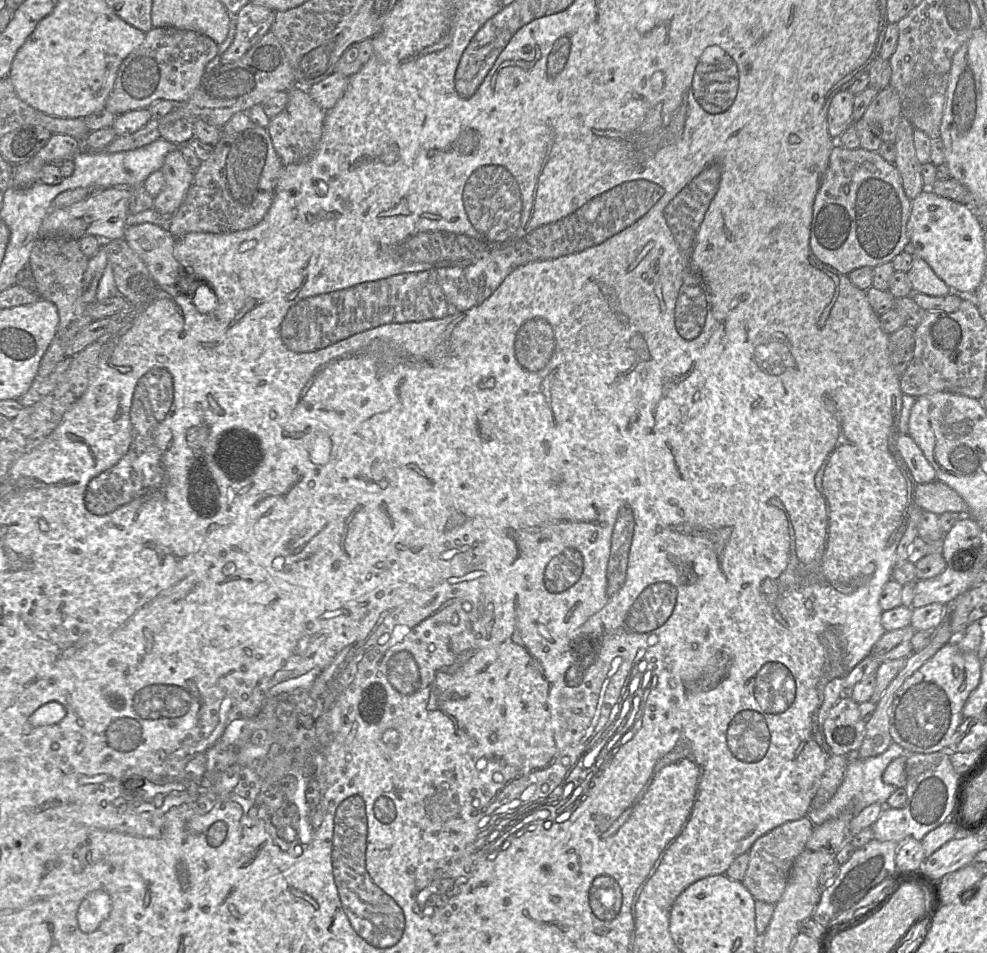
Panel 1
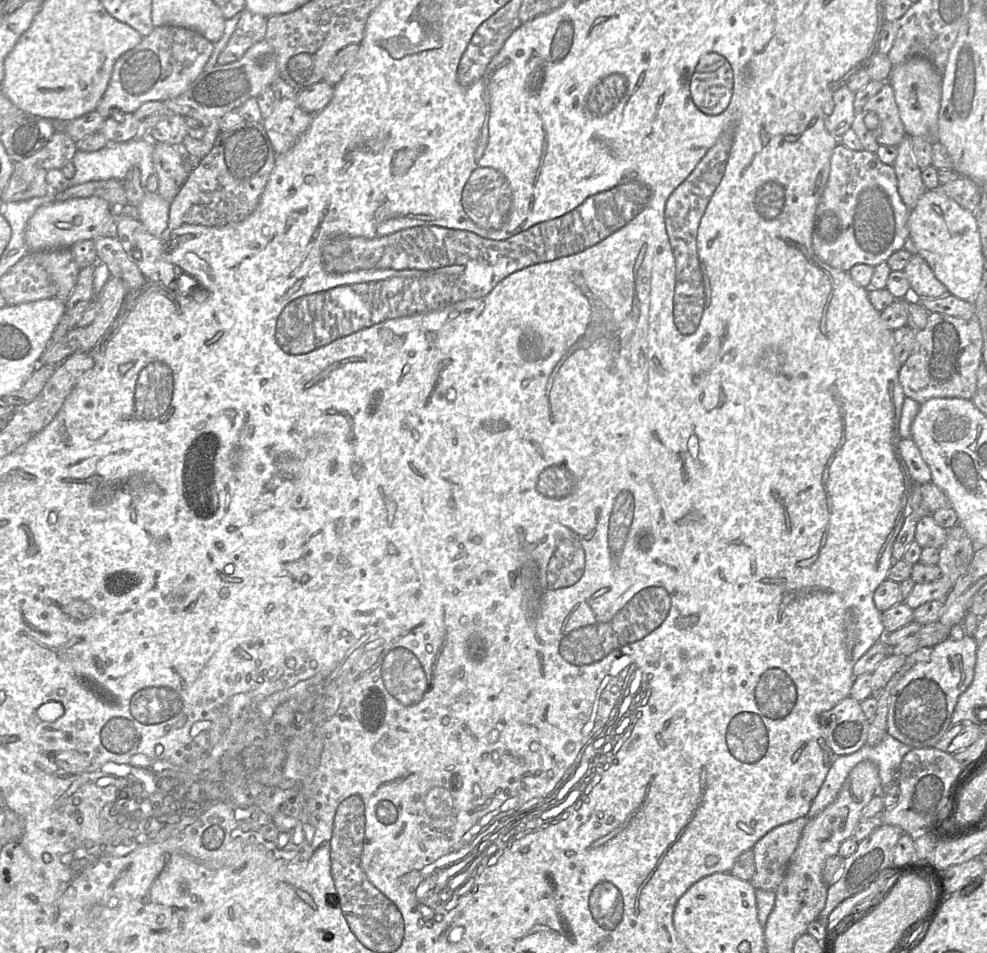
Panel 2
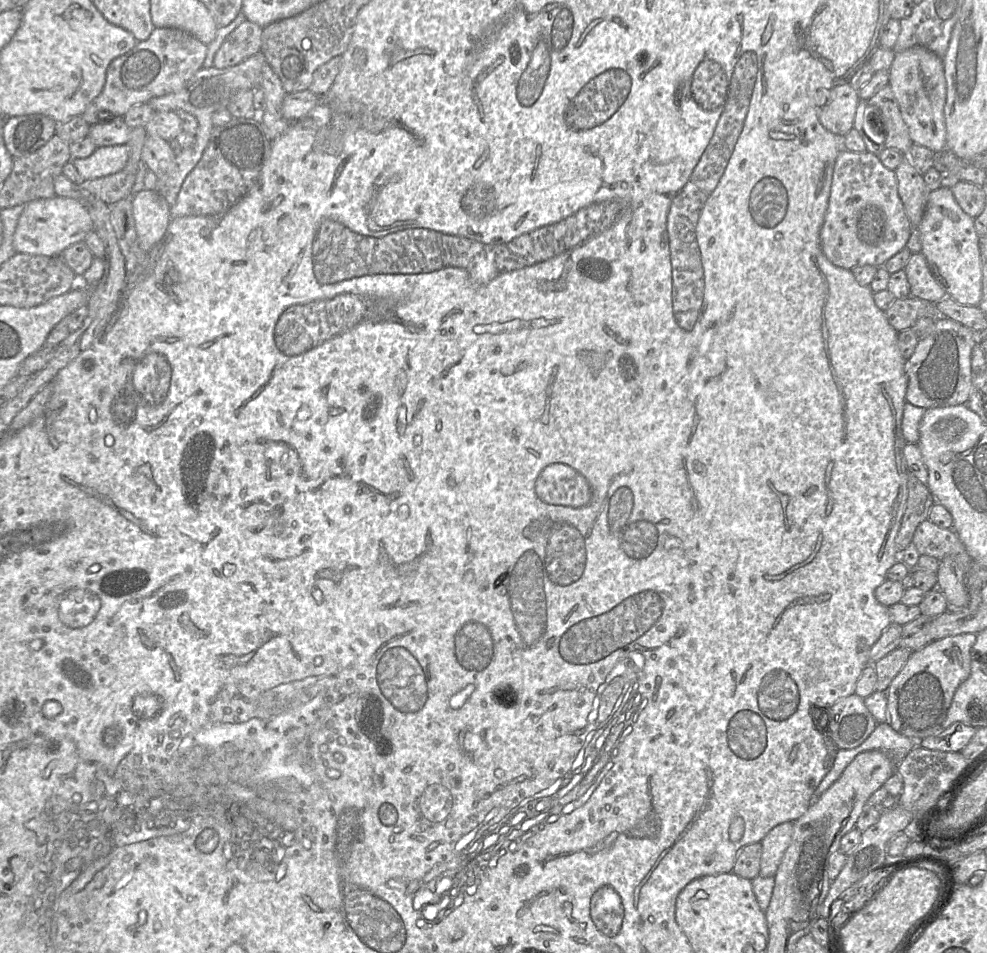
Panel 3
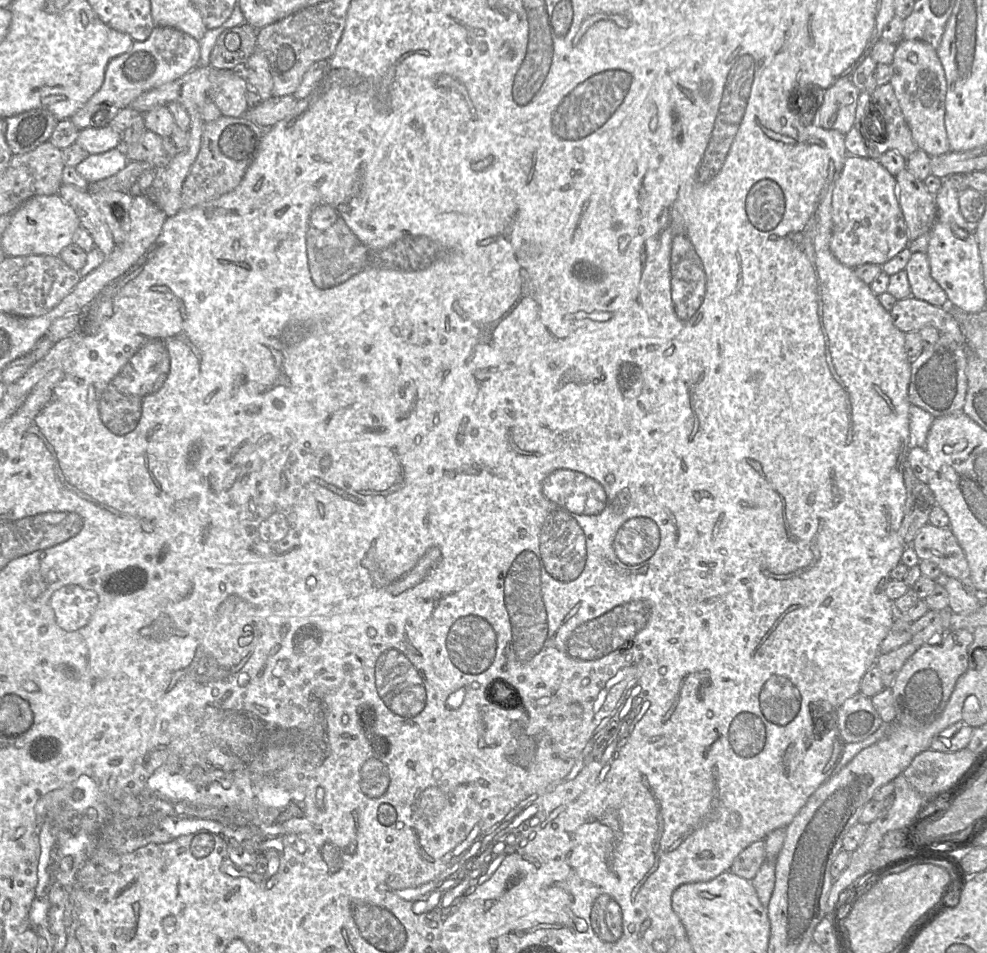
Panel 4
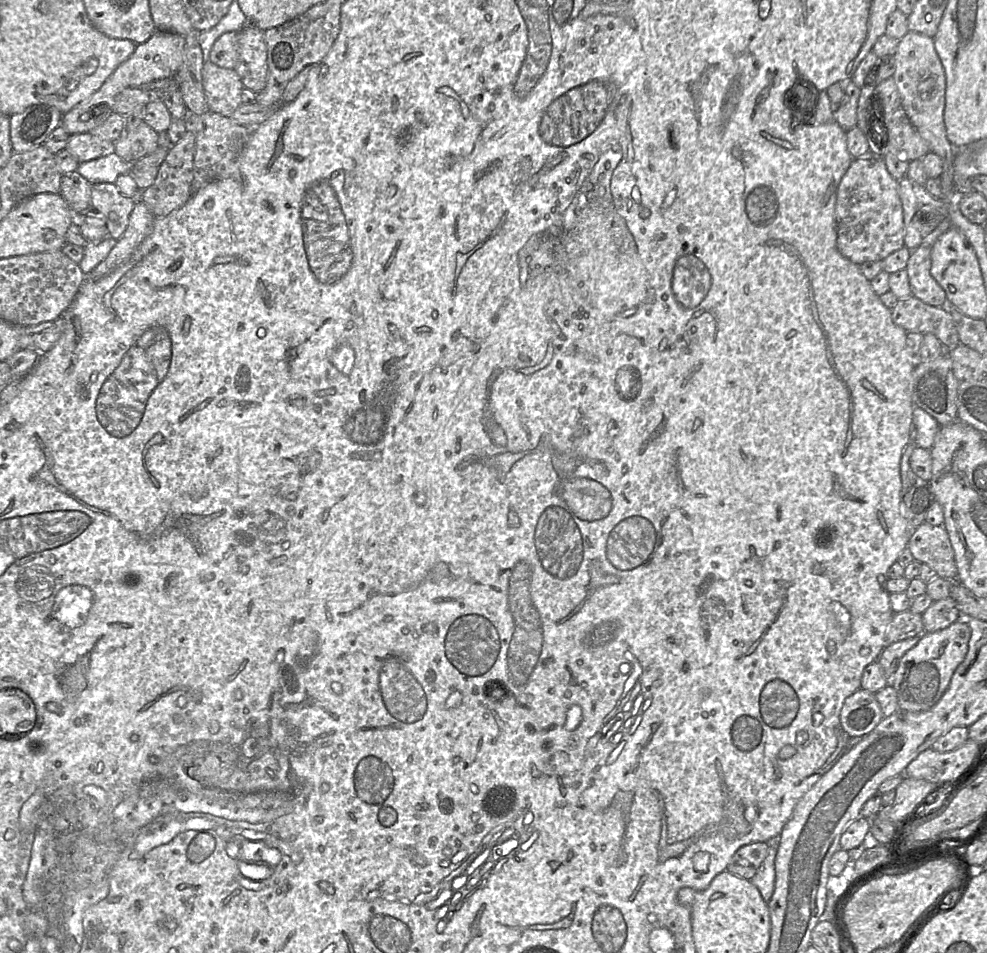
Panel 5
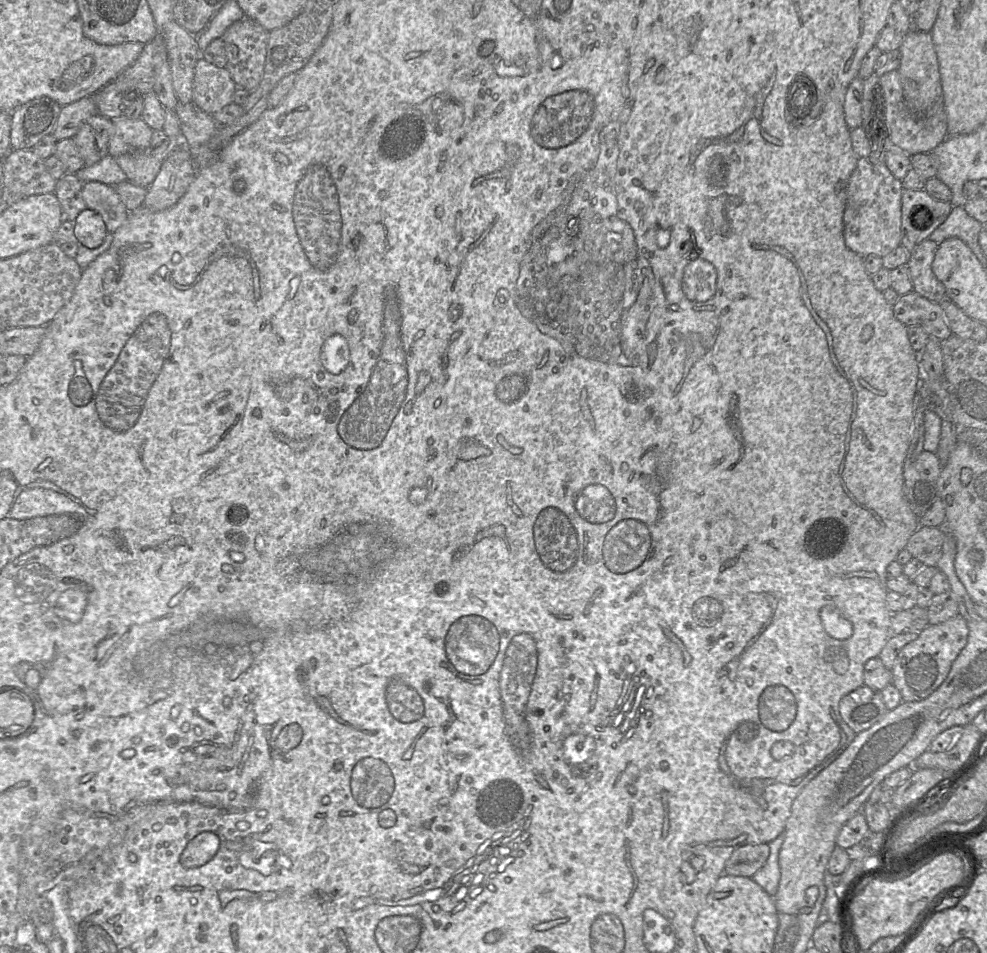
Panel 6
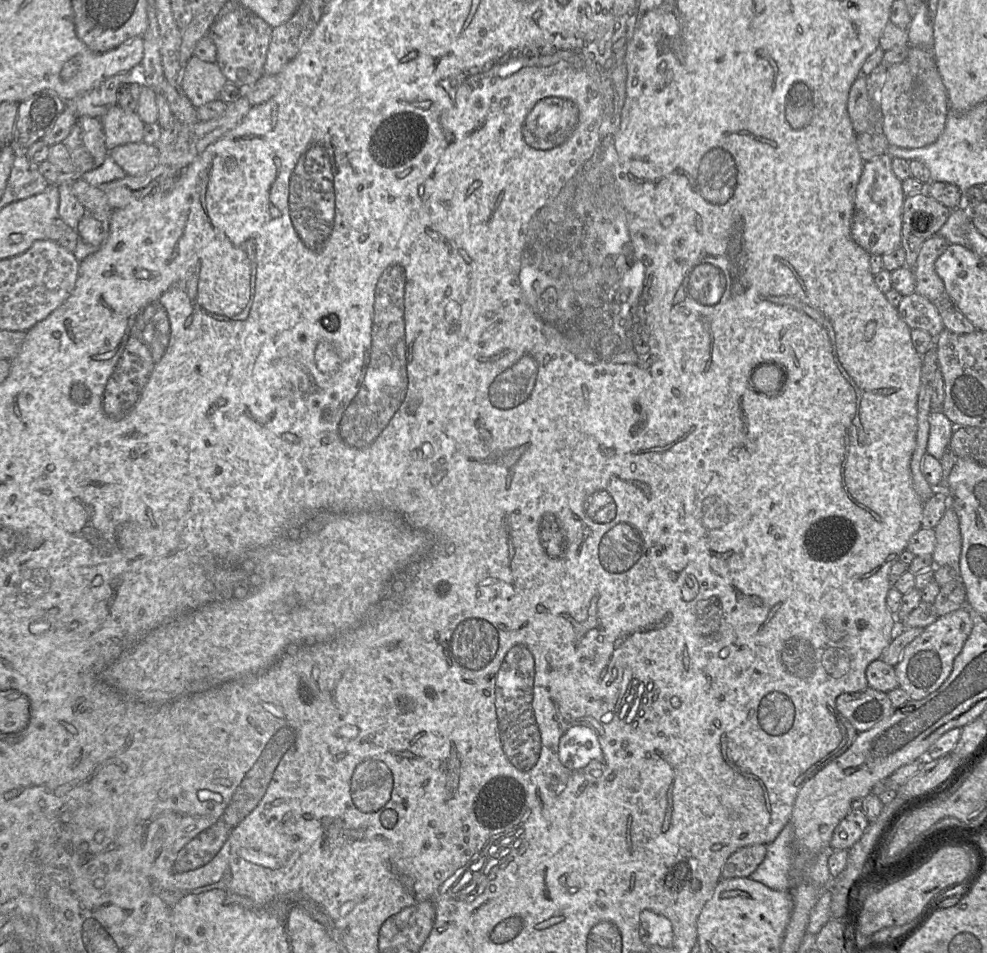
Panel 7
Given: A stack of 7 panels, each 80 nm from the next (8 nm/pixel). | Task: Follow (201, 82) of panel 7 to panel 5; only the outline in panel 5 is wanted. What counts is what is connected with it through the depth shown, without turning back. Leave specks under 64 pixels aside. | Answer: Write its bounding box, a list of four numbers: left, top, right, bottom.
[202,61,244,117]

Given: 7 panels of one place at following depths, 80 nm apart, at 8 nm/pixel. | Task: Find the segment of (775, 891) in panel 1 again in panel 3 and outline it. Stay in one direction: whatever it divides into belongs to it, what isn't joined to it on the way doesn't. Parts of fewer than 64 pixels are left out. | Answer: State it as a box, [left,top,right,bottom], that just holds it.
[758,822,793,877]

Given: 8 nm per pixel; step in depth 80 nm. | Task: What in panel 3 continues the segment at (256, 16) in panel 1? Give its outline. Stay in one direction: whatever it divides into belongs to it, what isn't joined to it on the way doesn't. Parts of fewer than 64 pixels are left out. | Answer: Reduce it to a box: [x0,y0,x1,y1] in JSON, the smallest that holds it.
[213,20,263,69]

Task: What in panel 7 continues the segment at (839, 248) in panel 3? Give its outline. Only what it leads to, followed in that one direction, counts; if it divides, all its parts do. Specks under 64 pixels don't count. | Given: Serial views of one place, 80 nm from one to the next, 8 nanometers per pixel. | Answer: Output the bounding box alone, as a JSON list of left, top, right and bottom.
[851,152,905,255]

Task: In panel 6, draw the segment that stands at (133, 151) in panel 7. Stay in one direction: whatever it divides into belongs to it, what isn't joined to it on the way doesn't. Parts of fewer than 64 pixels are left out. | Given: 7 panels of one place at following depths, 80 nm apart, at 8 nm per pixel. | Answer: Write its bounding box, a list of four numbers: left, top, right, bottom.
[116,151,162,187]

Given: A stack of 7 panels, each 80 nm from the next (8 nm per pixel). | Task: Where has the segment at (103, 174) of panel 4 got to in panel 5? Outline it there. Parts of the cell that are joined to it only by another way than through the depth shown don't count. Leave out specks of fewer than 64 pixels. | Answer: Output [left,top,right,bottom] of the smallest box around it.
[75,152,130,185]

